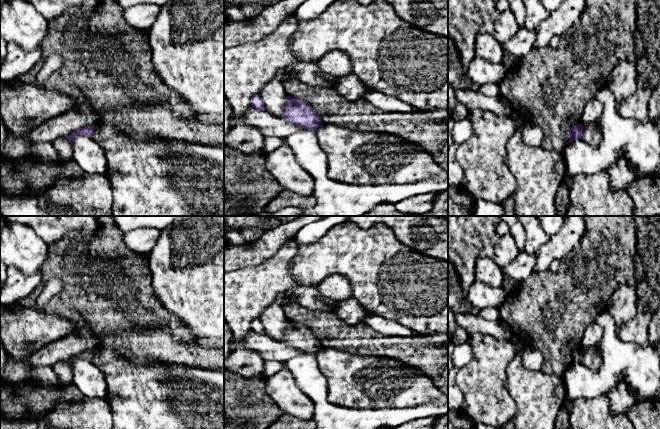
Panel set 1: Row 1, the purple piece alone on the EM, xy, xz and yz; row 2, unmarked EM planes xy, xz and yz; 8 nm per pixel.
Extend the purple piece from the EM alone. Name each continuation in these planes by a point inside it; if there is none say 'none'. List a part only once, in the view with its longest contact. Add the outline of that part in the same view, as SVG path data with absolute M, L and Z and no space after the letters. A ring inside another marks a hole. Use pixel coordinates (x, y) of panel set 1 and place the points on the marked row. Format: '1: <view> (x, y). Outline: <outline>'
none

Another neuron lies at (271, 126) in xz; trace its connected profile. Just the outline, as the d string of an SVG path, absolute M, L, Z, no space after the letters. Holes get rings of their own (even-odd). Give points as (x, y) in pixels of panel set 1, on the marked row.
M254 107L244 112L242 118L245 124L259 129L265 137L284 138L304 129L281 117L270 115L268 112Z

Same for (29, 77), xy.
M42 62L36 64L29 72L24 75L21 75L18 79L24 83L32 83L35 81L35 78L39 71L42 68Z

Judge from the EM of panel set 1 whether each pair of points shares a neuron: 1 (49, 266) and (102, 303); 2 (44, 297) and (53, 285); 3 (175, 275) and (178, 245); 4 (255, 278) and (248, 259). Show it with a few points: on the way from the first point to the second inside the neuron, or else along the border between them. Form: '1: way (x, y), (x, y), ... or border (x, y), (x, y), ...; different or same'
1: way (62, 266), (90, 292); same
2: way (46, 294), (50, 288); same
3: way (178, 268), (178, 252); same
4: border (272, 255), (257, 265), (240, 267), (234, 271); different

